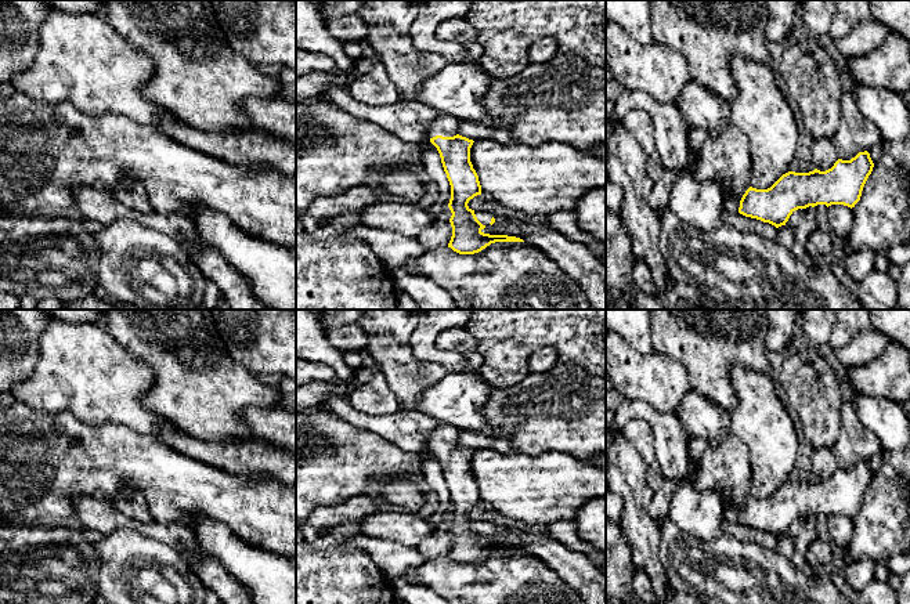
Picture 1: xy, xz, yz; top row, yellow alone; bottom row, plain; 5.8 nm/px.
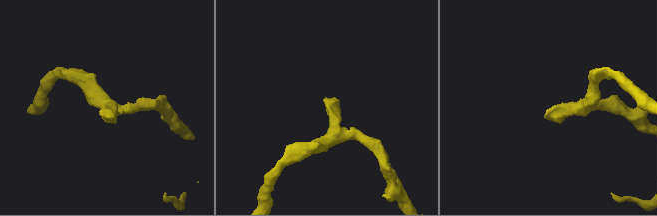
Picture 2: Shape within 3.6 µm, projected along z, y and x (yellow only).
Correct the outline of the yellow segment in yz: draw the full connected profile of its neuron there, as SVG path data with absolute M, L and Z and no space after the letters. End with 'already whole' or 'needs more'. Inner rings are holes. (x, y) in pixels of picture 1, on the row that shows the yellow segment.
M864 151L851 160L838 159L826 171L817 169L809 173L788 171L770 188L750 187L741 198L737 198L725 182L721 182L723 206L730 213L739 211L745 217L779 228L786 225L790 216L798 209L817 205L855 207L873 167L870 153Z; needs more

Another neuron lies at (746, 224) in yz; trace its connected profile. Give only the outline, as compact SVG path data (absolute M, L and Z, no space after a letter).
M723 210L722 213L723 223L737 228L741 232L751 232L765 236L768 239L774 240L777 228L769 223L763 223L756 218L745 217L743 214L730 213Z

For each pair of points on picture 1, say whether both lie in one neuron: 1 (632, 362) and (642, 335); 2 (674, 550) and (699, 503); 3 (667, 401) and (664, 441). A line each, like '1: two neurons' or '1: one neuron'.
1: two neurons
2: two neurons
3: two neurons

